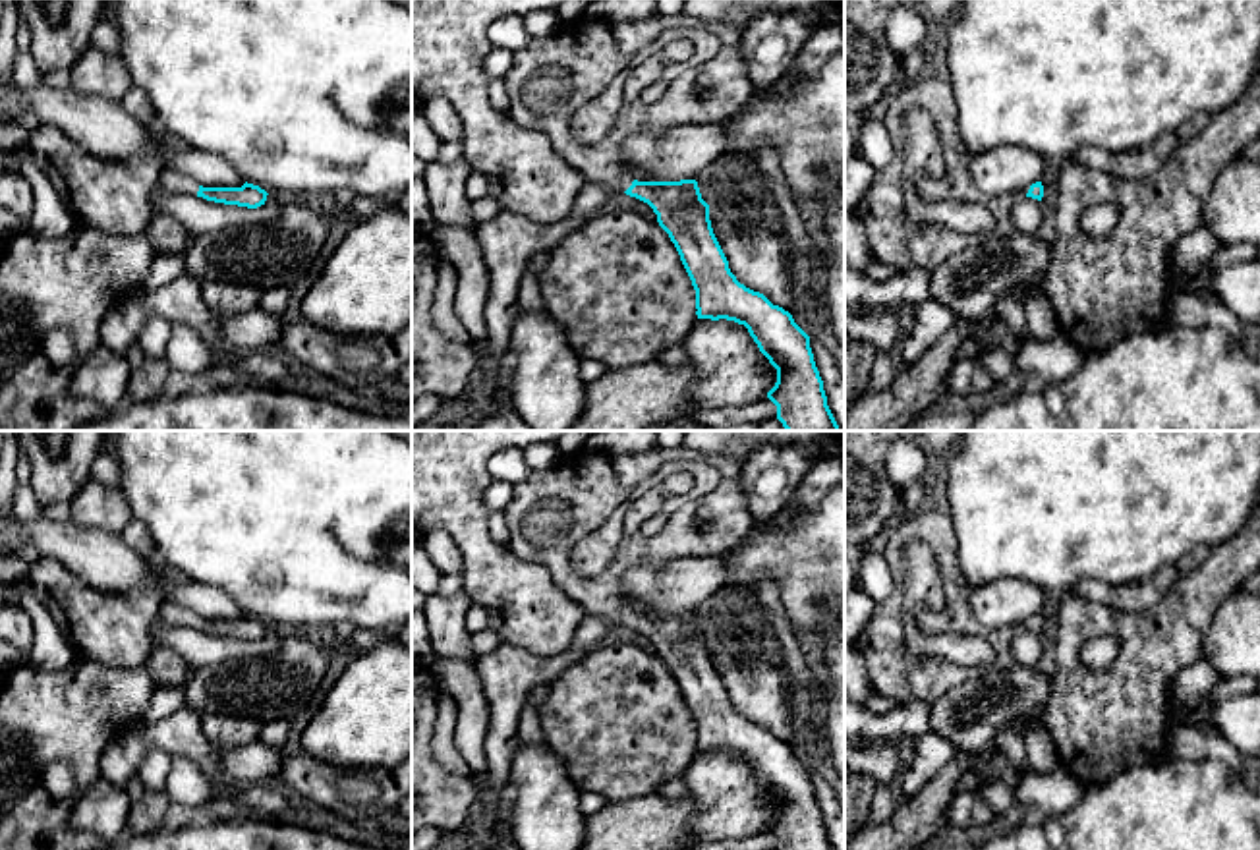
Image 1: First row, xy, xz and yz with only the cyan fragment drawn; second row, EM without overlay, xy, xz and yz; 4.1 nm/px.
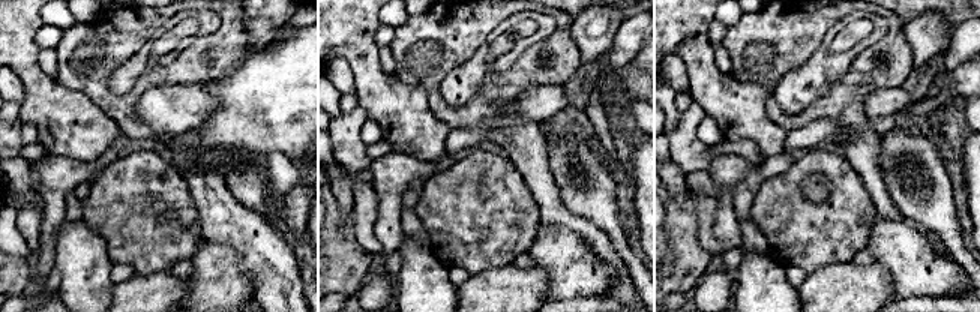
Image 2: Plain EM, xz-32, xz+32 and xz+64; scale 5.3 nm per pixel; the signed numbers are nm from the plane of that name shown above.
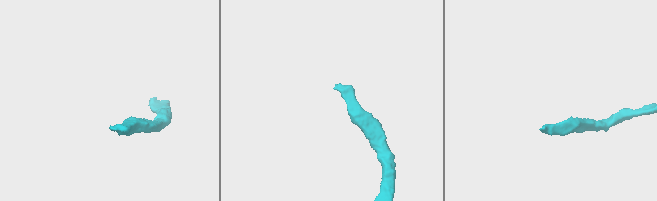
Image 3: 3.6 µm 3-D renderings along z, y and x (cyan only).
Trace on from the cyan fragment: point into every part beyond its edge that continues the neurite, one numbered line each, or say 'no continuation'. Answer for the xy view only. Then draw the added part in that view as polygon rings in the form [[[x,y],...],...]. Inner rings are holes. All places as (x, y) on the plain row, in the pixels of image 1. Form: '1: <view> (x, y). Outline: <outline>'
1: xy (169, 613). Outline: [[[164,603],[158,610],[158,618],[170,626],[197,628],[199,616],[184,607]]]

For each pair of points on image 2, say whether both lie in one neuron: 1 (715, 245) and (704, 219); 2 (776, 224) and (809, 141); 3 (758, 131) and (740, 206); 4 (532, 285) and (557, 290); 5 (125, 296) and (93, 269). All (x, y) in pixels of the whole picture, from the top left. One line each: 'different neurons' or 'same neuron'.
1: same neuron
2: different neurons
3: different neurons
4: different neurons
5: different neurons

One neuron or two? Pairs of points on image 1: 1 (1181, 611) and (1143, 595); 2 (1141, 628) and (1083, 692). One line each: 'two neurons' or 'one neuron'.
1: two neurons
2: one neuron

